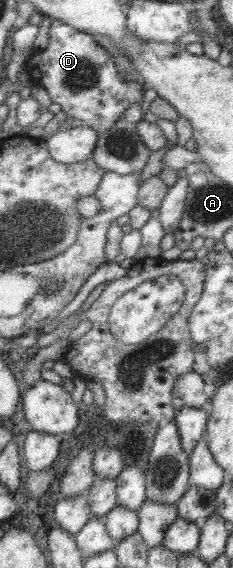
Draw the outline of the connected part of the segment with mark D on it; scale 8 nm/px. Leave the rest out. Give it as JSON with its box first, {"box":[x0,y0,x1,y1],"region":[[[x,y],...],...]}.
{"box":[24,19,145,132],"region":[[[51,19],[51,26],[49,27],[48,31],[48,45],[45,49],[42,48],[34,48],[32,53],[30,53],[29,60],[26,62],[26,67],[24,68],[30,75],[31,83],[33,85],[38,85],[43,87],[49,94],[50,99],[52,100],[53,103],[56,103],[60,106],[62,106],[62,110],[68,114],[68,117],[73,117],[76,119],[80,119],[83,123],[83,125],[91,127],[92,129],[96,129],[96,131],[99,132],[104,132],[107,129],[110,129],[113,123],[115,122],[115,119],[119,116],[124,115],[126,110],[130,108],[132,105],[137,105],[140,104],[144,101],[144,91],[143,87],[145,86],[143,84],[139,84],[138,82],[138,77],[136,72],[136,75],[133,76],[133,81],[127,83],[125,81],[125,74],[120,74],[119,68],[114,62],[114,58],[112,55],[108,54],[106,50],[100,46],[98,42],[94,40],[94,37],[90,34],[87,33],[80,33],[77,29],[74,29],[73,27],[70,27],[69,25],[66,25],[63,21],[60,20],[54,20]]]}

